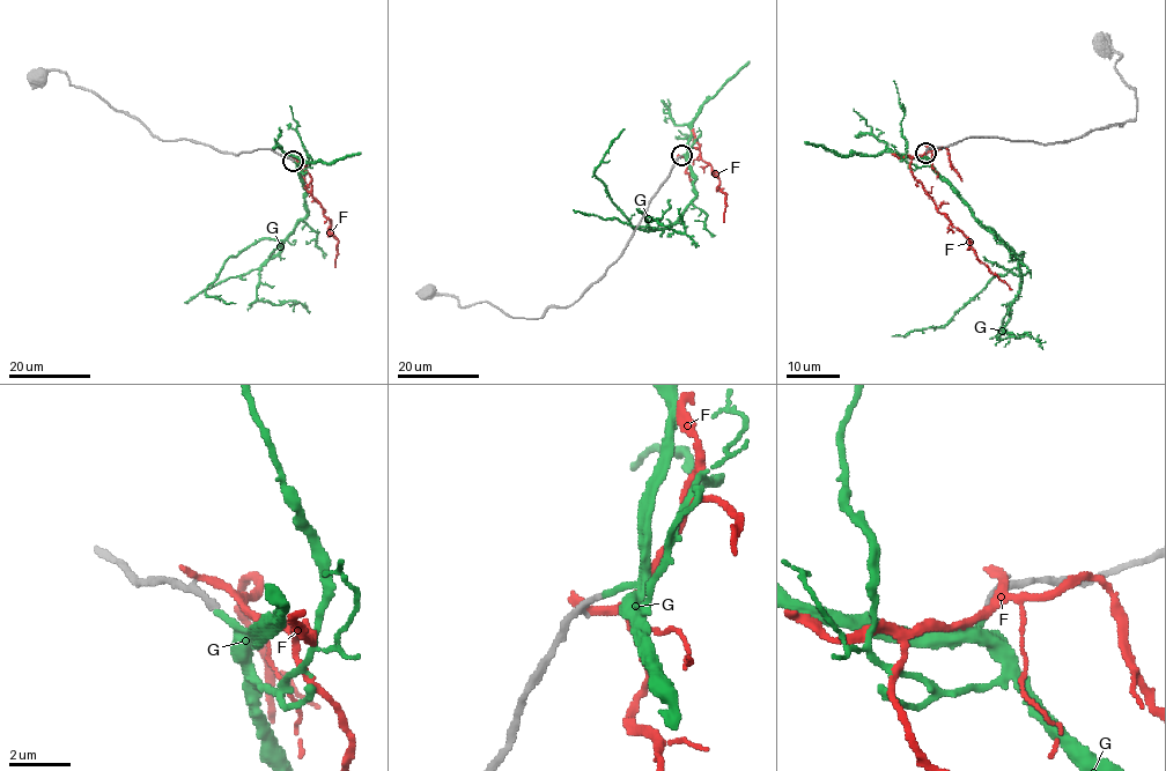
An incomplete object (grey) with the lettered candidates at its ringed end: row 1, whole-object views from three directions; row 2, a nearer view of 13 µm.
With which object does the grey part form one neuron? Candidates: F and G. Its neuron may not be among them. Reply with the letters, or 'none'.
G

